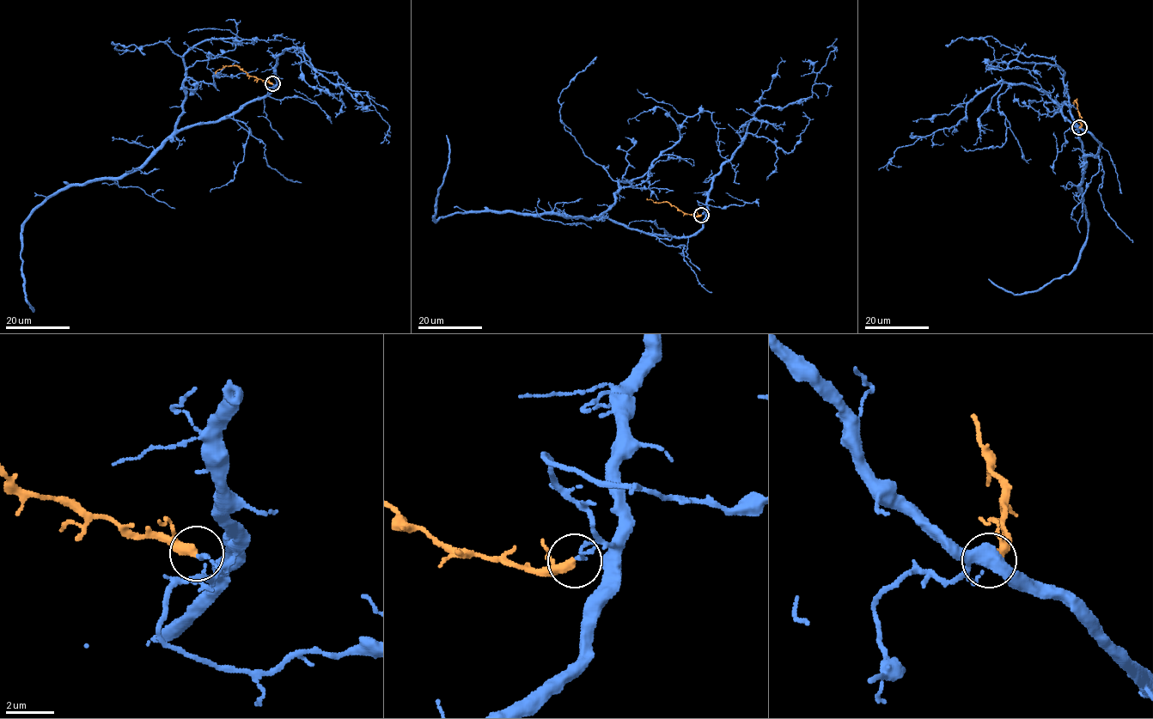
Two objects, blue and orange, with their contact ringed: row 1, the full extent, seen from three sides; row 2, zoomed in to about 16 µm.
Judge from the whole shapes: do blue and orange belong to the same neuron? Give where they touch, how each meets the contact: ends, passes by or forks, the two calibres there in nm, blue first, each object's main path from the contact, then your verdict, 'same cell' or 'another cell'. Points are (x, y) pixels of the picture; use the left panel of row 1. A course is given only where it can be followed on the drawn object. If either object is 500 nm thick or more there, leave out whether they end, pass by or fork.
place (272, 83); blue ends; orange ends; calibres 160 and 400 nm; course blue (272, 84), (216, 120), (176, 130), (131, 172), (49, 196), (23, 226), (21, 274), (33, 311), (26, 302); course orange (272, 84), (255, 78), (236, 66), (225, 65), (215, 73); another cell

